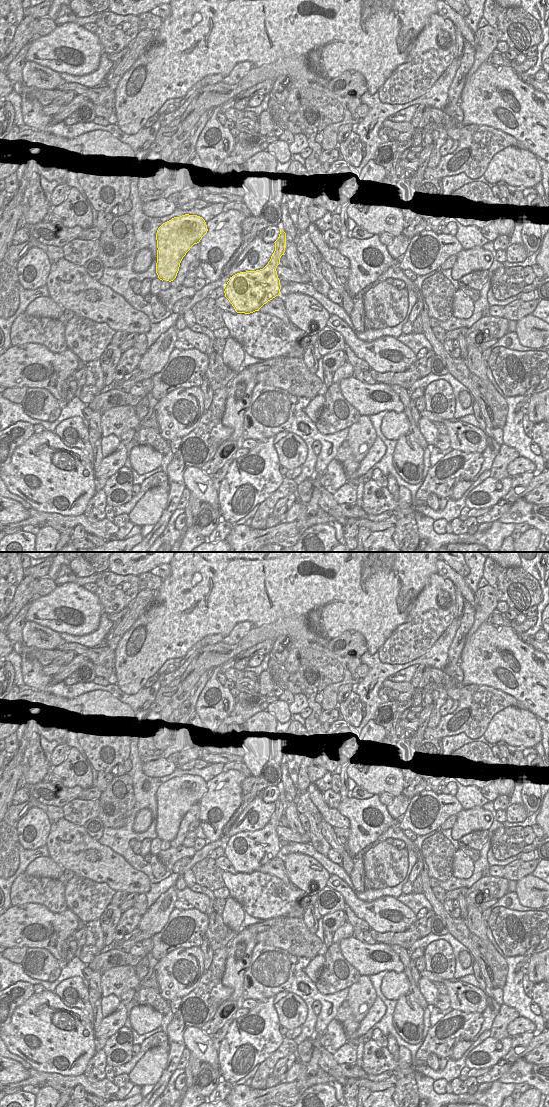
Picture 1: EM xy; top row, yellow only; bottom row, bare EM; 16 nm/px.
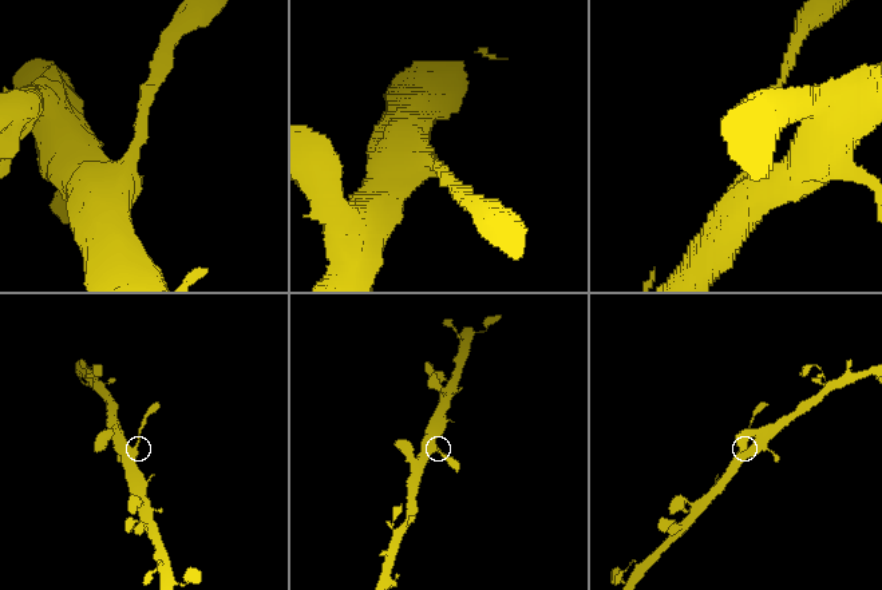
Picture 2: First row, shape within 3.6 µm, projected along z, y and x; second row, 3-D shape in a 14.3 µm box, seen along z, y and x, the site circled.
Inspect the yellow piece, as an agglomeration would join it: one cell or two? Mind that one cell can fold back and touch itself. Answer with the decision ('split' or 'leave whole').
leave whole

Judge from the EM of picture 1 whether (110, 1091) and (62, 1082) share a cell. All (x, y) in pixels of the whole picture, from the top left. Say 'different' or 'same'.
same

